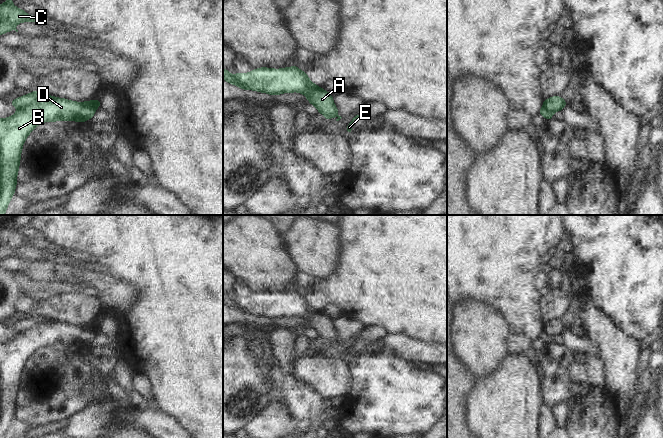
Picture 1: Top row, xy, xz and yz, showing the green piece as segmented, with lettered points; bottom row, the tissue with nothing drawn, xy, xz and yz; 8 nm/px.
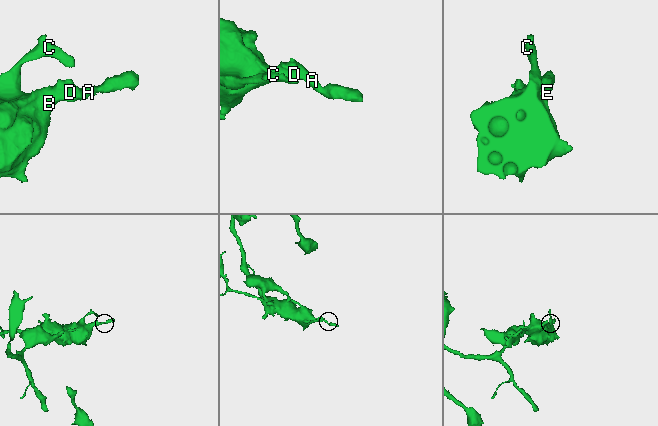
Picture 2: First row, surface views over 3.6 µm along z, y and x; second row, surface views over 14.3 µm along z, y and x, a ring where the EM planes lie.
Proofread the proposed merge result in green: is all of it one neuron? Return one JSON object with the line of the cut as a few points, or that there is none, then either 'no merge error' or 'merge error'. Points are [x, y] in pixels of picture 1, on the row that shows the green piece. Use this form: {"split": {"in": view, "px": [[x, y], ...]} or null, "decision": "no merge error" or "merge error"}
{"split": {"in": "xy", "px": [[54, 97], [40, 99], [18, 109]]}, "decision": "merge error"}

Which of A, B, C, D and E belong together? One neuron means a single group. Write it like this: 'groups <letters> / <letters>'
groups A E / B C D

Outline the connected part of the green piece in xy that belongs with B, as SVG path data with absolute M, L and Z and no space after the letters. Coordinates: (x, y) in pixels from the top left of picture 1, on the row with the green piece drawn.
M54 97L53 99L42 99L28 107L18 109L12 116L0 119L0 215L5 215L11 198L15 194L21 151L28 135L42 122L64 120L83 123L91 119L95 112L96 108L82 102Z

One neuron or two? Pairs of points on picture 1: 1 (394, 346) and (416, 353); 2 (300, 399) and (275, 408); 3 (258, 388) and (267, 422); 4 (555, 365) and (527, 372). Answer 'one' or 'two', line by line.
1: one
2: two
3: two
4: two

